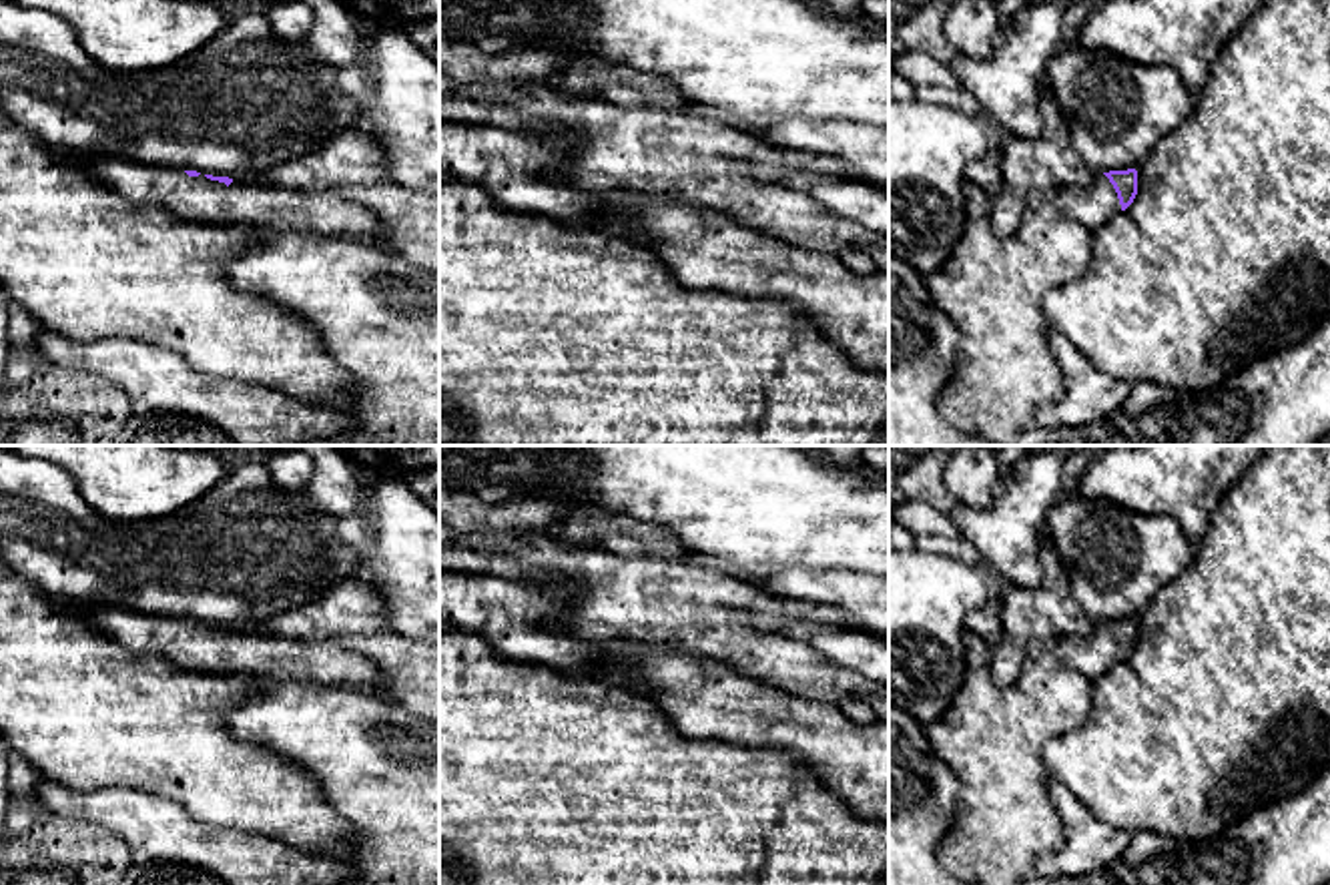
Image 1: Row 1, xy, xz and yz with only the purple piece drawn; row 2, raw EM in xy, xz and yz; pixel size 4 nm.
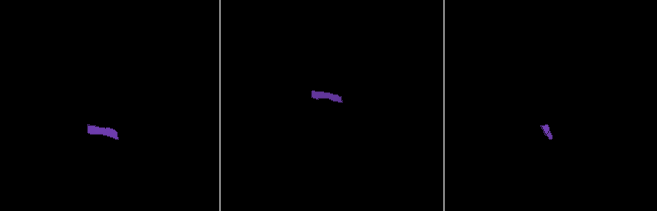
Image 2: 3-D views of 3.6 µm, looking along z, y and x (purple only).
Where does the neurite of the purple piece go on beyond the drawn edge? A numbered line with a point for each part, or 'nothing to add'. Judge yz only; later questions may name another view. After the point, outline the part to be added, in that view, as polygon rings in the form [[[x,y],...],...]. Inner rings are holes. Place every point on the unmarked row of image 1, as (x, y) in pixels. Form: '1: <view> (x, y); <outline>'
1: yz (1094, 655); [[[1097,622],[1087,636],[1061,636],[1051,644],[1051,650],[1059,662],[1081,672],[1091,682],[1121,660],[1117,642],[1103,622]]]

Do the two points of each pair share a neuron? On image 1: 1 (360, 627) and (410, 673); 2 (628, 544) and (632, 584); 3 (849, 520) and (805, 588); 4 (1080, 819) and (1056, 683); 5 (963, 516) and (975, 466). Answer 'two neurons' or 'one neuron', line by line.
1: one neuron
2: two neurons
3: two neurons
4: two neurons
5: two neurons

